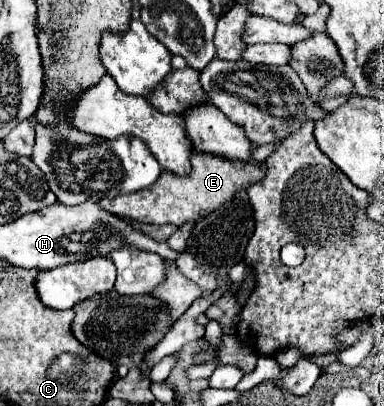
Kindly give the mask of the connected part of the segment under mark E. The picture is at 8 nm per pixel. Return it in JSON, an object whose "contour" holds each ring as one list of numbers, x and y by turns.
{"contour":[[201,153,191,155,191,165,193,171,187,177,177,177,169,171,163,171,157,183,153,183,149,191,135,191,133,195,117,195,113,199,105,197,99,201,99,205,109,213,115,213,119,217,129,217,139,223,149,223,149,225,171,223,181,227,231,203,243,187,255,185,265,177,265,171,255,163,229,163,229,159,213,159,213,155,201,155]]}

